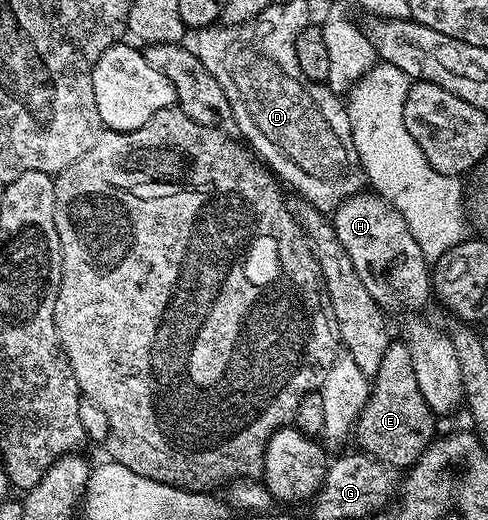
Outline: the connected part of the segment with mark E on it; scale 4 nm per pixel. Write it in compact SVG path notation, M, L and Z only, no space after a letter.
M404 369L397 372L392 379L385 380L383 391L387 395L375 393L367 400L366 409L355 422L353 439L359 442L358 450L362 454L379 459L389 467L410 469L425 453L431 440L436 438L436 416L419 388L415 386L410 370Z

